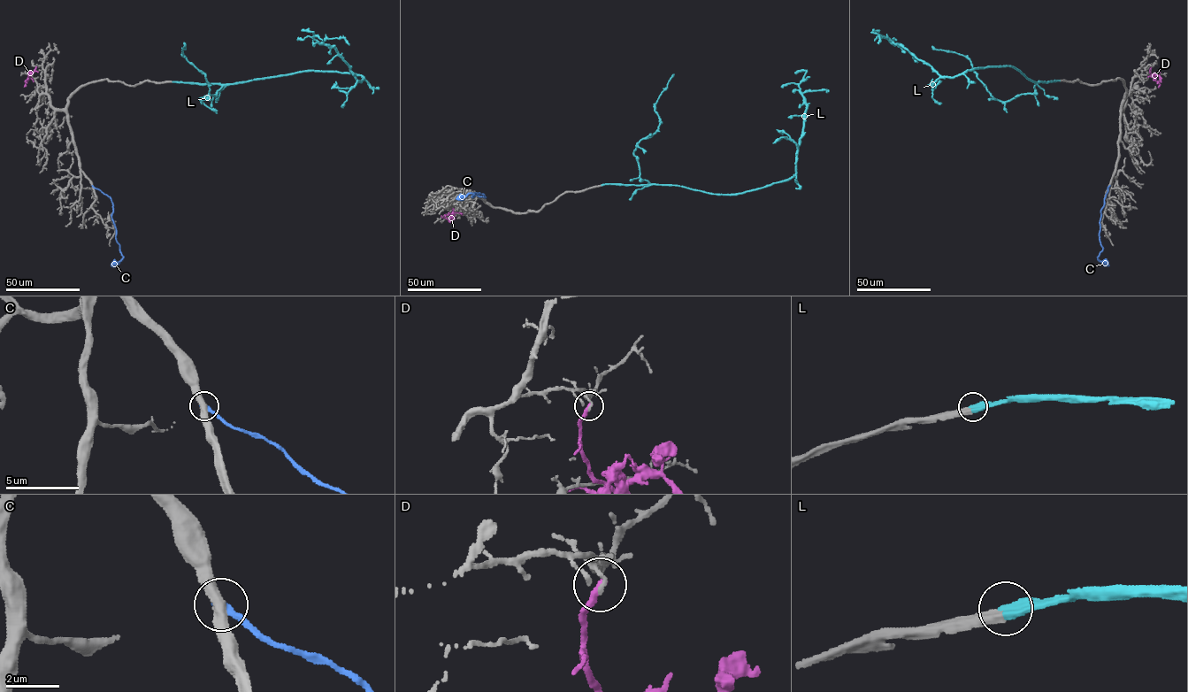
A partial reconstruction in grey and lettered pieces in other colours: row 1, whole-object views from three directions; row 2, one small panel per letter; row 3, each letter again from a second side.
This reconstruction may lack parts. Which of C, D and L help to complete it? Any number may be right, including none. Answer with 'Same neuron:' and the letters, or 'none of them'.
Same neuron: L

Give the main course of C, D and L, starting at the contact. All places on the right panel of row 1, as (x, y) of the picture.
C: (1109, 186), (1100, 211), (1099, 239), (1103, 249), (1098, 257), (1109, 265)
D: (1151, 67), (1151, 74), (1159, 76), (1158, 88)
L: (1059, 80), (1030, 80), (1019, 70), (1007, 65), (941, 76), (902, 47), (871, 32), (879, 30)

